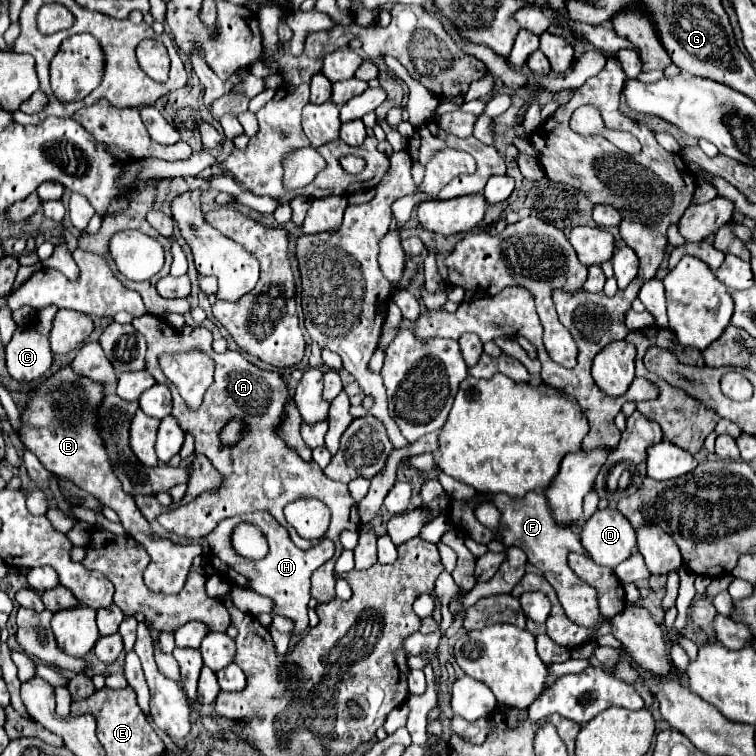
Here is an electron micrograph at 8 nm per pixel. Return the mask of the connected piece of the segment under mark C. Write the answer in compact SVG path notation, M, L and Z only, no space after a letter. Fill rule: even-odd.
M19 326L5 348L7 370L17 382L39 380L53 362L49 340L29 326Z

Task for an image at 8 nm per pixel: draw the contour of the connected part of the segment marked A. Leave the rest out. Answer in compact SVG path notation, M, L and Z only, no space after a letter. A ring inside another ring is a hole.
M143 314L133 320L135 330L139 330L145 340L147 340L147 372L157 382L163 382L171 388L173 394L173 416L179 422L179 426L189 432L195 438L195 450L205 454L219 474L223 476L223 482L217 490L207 490L199 494L195 500L189 504L177 506L173 510L167 510L159 516L159 524L177 536L183 538L203 538L207 536L221 520L239 516L245 512L255 512L255 510L271 510L275 520L283 526L287 526L291 540L299 548L309 548L297 532L293 532L283 516L285 504L301 498L301 496L313 496L325 502L325 506L331 510L331 524L325 534L325 538L331 538L335 542L335 556L325 562L319 570L313 572L311 576L311 596L317 598L319 602L327 602L335 598L335 576L333 576L333 564L337 556L341 554L343 546L339 542L339 534L343 530L359 530L361 522L357 516L355 500L351 498L347 484L335 482L325 476L325 472L315 464L315 462L305 462L301 456L287 446L287 442L281 438L281 426L283 426L283 416L285 416L285 406L289 402L289 392L285 386L285 380L279 372L275 370L261 370L255 364L247 362L241 352L237 350L227 350L225 354L217 354L211 348L213 334L205 326L193 328L189 336L181 334L179 330L171 328L163 318L153 316L153 314ZM193 348L203 348L211 358L215 360L215 382L209 386L203 404L199 406L197 412L191 412L185 408L183 398L179 396L177 388L165 380L157 356L161 352L175 352L175 350L193 350ZM233 418L239 418L243 422L243 430L239 436L239 442L233 446L227 446L221 442L221 432L223 426L227 426Z

